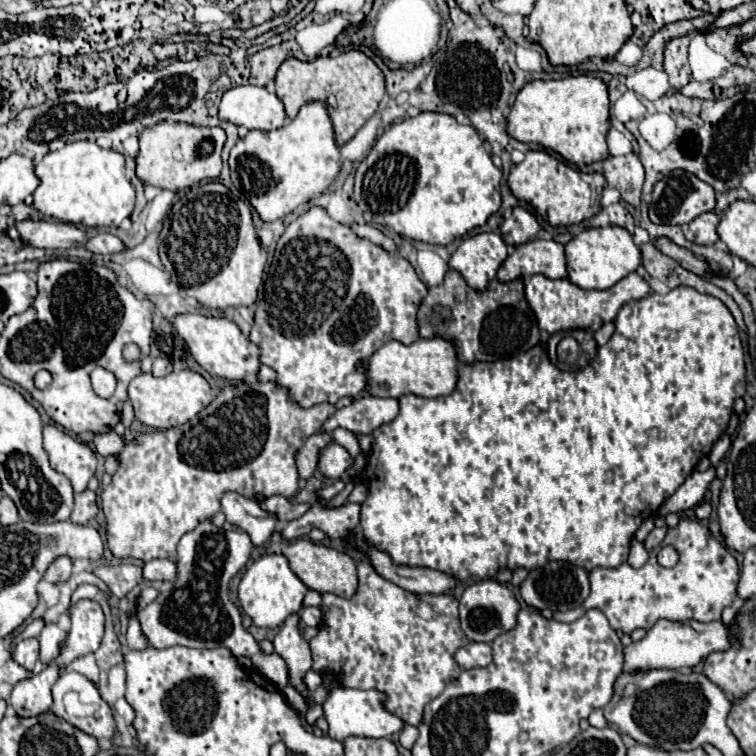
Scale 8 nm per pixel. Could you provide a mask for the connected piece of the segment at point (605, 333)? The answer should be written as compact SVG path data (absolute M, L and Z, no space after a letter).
M610 322L610 324L604 324L600 330L596 330L596 332L594 332L594 340L598 342L598 346L604 346L604 344L610 340L612 332L614 332L614 324L612 324L612 322Z

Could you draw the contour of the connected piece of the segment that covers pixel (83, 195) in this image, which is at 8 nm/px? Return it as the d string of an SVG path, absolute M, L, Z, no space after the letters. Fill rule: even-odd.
M55 138L49 152L38 162L36 174L40 184L34 192L34 208L62 222L82 224L88 228L120 226L134 210L134 188L124 174L124 156L104 150L96 142Z

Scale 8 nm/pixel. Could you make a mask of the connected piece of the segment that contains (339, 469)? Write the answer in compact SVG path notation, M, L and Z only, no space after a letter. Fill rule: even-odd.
M330 442L324 450L320 450L318 456L318 470L326 476L326 478L340 478L342 472L348 468L348 464L352 464L350 454L336 442Z

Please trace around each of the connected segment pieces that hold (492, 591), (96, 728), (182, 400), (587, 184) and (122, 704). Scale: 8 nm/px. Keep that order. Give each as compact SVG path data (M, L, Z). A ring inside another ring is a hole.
M478 580L478 582L470 584L460 598L462 632L468 636L468 640L492 642L496 636L500 636L516 626L518 610L520 610L520 604L508 586L504 586L496 580Z
M64 672L60 674L58 682L52 688L52 696L54 696L54 704L52 704L52 712L66 720L68 724L72 724L74 728L94 736L94 738L106 738L112 740L114 732L116 732L116 724L114 724L114 716L112 716L112 708L104 702L104 698L100 696L98 688L82 674L78 672Z
M182 370L162 378L156 378L152 374L136 376L128 386L128 398L132 402L136 420L156 430L168 430L170 426L180 426L192 420L192 416L196 416L198 412L202 412L210 404L212 394L208 382L198 372Z
M526 152L524 162L516 164L508 174L508 188L518 200L534 206L534 210L550 226L570 226L592 218L600 210L600 196L604 190L604 176L584 174L548 152Z
M124 698L114 704L114 710L124 718L126 724L132 724L132 720L134 720L134 708L132 708Z

